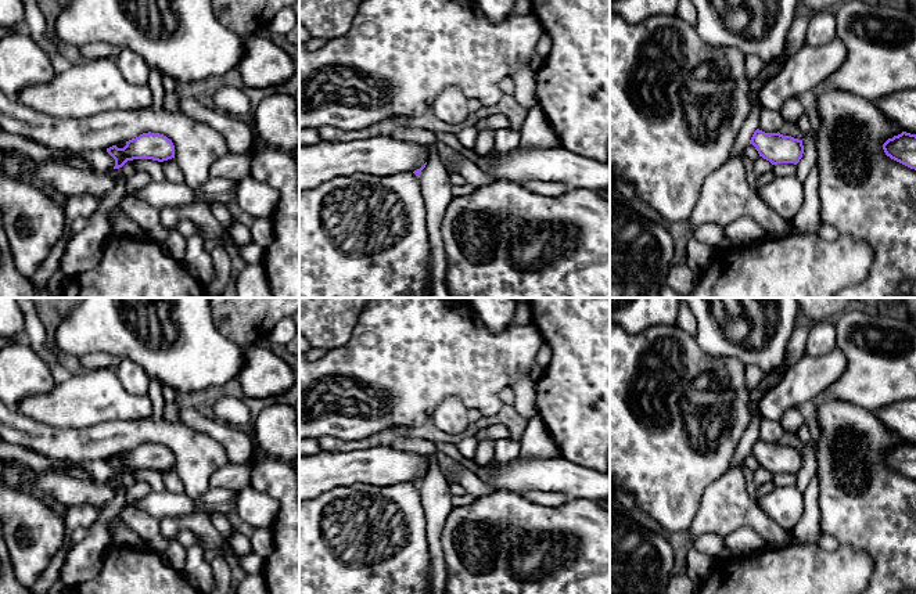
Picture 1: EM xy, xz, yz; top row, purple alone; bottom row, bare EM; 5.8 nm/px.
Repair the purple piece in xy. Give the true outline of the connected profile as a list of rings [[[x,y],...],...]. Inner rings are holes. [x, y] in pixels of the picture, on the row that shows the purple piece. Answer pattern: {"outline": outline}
{"outline": [[[148,132],[126,141],[123,148],[112,145],[107,148],[107,152],[115,159],[114,169],[119,169],[133,159],[152,159],[158,162],[172,159],[175,158],[175,145],[166,136]]]}

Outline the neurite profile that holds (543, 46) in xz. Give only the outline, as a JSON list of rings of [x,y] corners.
[[[543,32],[536,43],[535,53],[538,57],[545,58],[550,50],[552,50],[552,39],[546,32]]]

